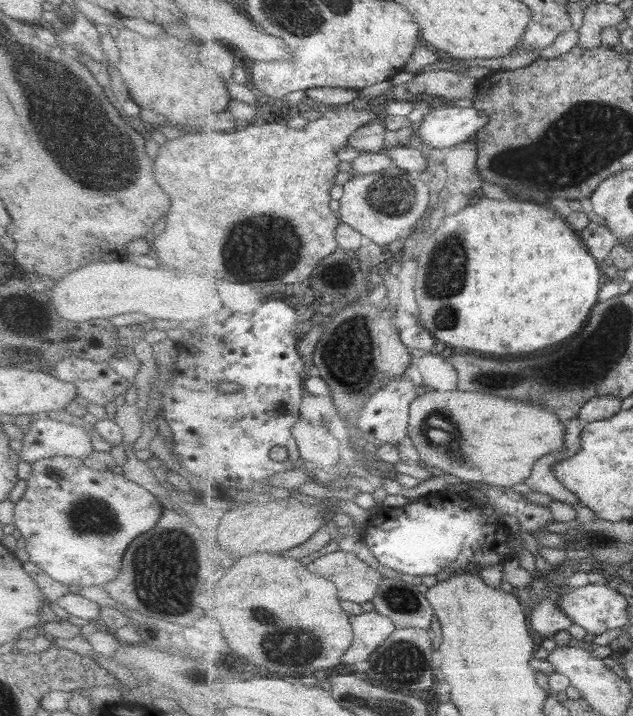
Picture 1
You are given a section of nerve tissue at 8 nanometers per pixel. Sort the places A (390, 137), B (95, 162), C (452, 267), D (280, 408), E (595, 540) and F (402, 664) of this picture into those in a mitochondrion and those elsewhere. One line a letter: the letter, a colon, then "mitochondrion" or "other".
A: other
B: mitochondrion
C: mitochondrion
D: mitochondrion
E: mitochondrion
F: mitochondrion

